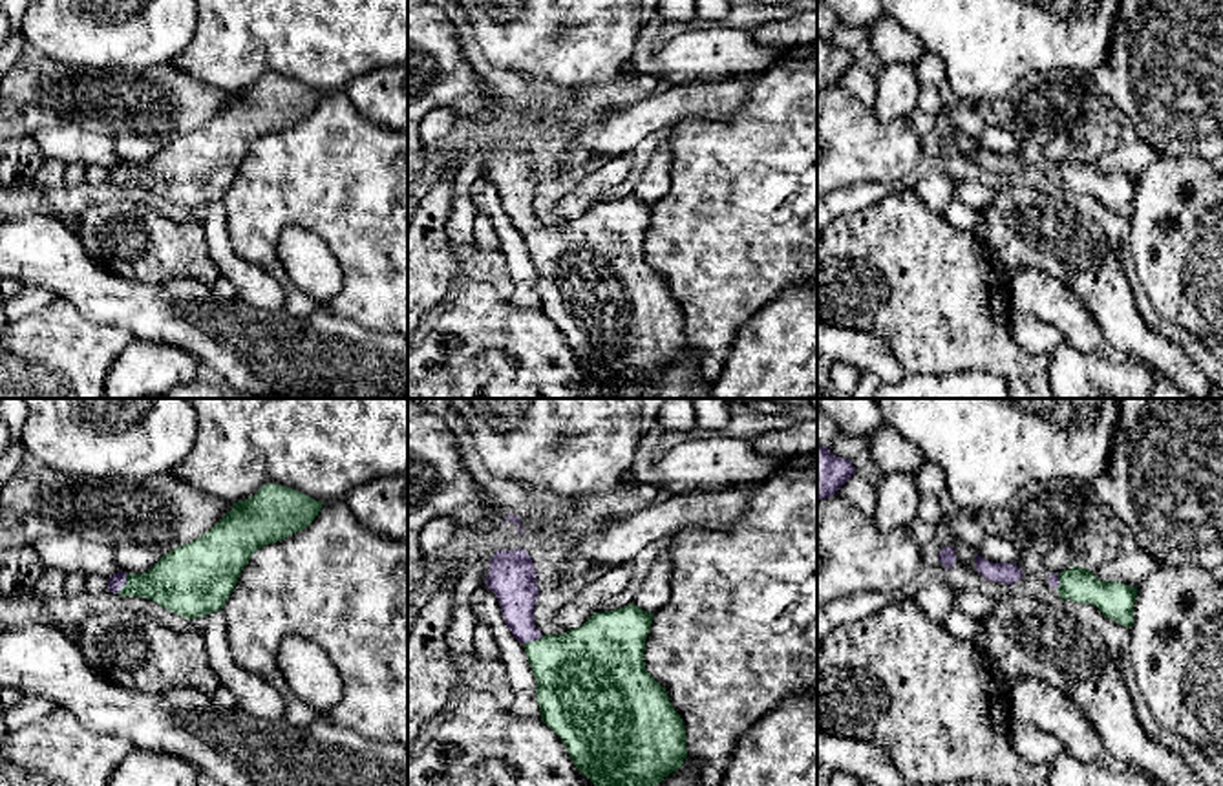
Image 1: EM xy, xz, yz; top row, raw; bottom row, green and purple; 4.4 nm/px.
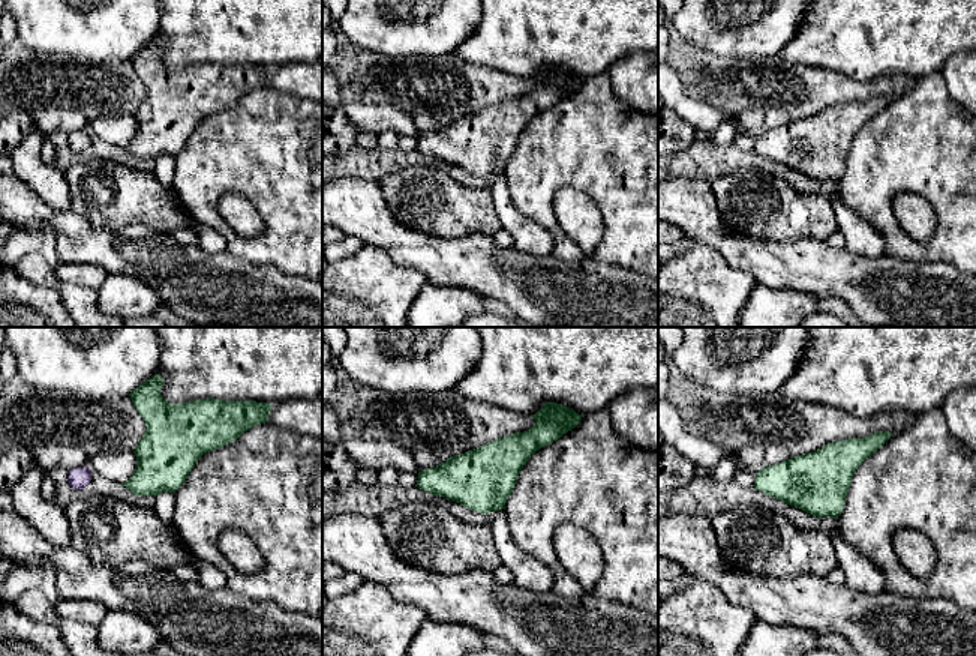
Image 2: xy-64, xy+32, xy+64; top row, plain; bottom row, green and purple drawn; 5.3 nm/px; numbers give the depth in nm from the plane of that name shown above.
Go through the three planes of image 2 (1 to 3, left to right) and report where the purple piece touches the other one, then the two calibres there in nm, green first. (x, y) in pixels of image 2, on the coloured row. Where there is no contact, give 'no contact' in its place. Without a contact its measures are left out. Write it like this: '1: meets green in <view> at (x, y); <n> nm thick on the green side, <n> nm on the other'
1: no contact
2: no contact
3: no contact

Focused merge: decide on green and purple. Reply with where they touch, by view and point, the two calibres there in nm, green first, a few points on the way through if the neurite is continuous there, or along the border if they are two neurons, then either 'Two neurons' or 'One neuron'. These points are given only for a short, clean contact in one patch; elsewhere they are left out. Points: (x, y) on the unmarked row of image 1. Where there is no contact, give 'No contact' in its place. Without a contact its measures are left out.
Touches green at xy (125, 174). Thickness 280 nm (green) against 70 nm. Path across: xy (181, 172), (125, 174), (116, 172). One neuron

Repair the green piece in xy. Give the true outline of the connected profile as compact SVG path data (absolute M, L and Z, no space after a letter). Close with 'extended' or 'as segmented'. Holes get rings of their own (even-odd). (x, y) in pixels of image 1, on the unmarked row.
M267 73L252 88L232 93L207 124L161 146L148 163L108 168L108 181L152 190L188 210L221 201L250 146L309 117L322 95Z | extended

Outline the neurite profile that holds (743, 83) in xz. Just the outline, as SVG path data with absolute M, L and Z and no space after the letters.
M739 75L717 82L675 84L662 95L645 95L631 106L598 112L576 132L556 163L558 170L578 168L594 157L611 159L631 152L656 130L693 115L722 121L740 108L759 77Z

